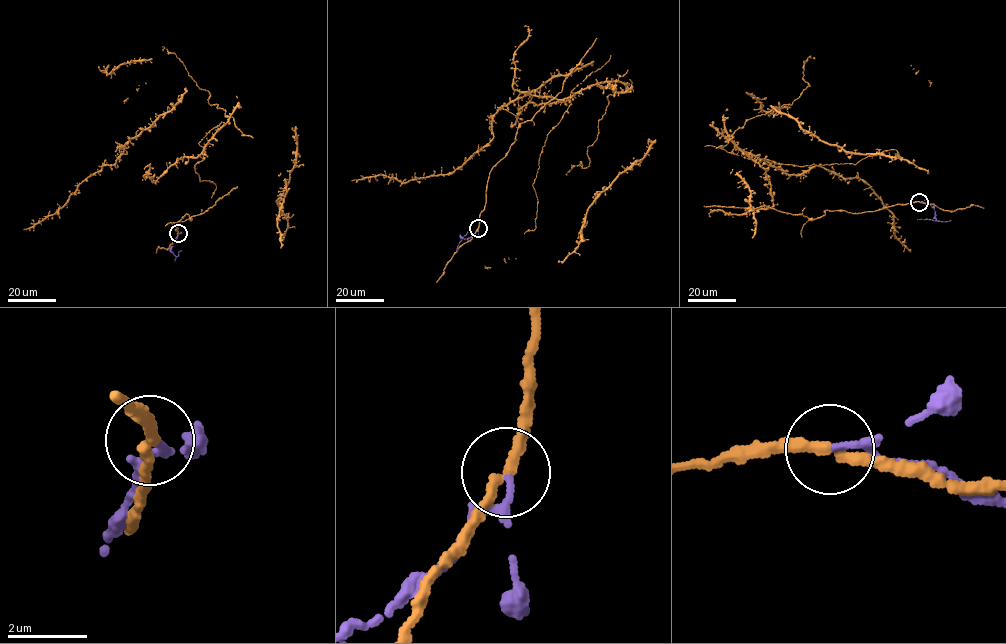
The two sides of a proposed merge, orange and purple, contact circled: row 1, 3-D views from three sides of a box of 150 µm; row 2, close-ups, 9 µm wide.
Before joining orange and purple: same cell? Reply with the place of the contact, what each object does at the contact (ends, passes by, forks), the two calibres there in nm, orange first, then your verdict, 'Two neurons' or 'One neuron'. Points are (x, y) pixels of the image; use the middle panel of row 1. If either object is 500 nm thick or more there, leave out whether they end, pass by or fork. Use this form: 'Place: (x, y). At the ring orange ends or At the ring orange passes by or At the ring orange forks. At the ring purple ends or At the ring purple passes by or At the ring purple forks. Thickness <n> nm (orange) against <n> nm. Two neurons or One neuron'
Place: (478, 228). At the ring orange passes by. At the ring purple ends. Thickness 280 nm (orange) against 180 nm. Two neurons

